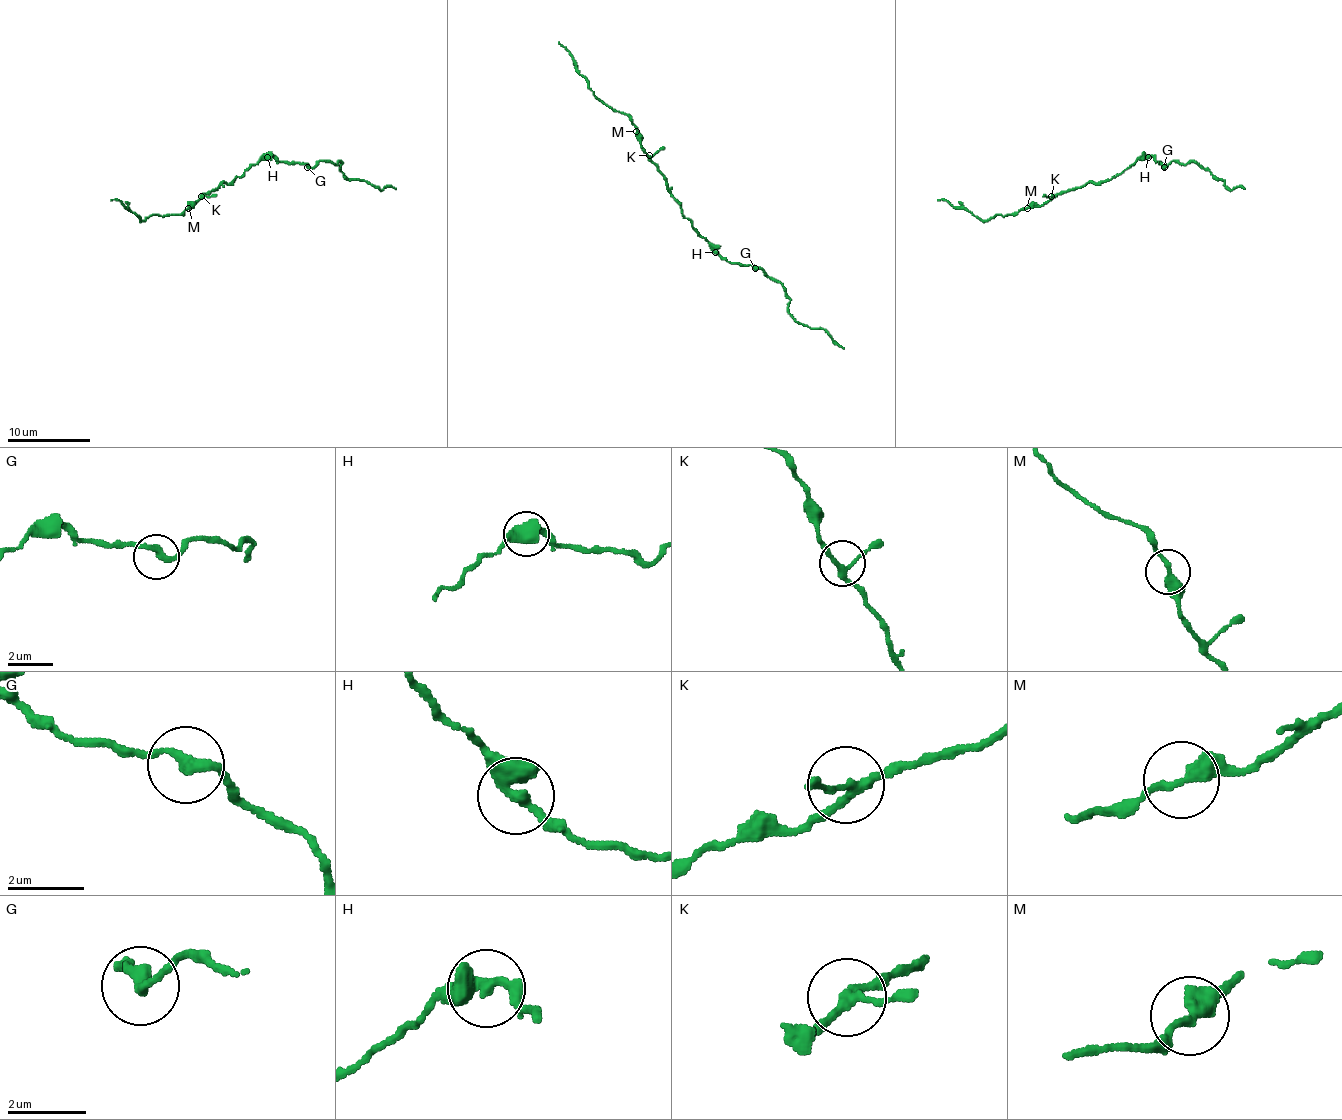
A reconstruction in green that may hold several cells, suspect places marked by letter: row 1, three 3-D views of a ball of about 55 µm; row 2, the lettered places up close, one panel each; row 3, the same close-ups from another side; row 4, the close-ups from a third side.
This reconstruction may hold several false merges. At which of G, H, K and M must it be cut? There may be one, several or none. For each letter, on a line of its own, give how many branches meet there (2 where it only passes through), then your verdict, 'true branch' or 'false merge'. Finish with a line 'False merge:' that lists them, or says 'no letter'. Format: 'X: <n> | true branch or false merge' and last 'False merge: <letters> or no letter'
G: 2 | true branch
H: 4 | true branch
K: 3 | true branch
M: 2 | true branch
False merge: no letter

